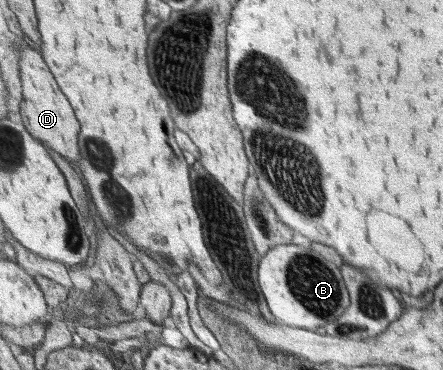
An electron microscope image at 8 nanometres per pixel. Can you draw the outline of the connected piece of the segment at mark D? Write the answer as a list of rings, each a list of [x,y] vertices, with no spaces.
[[[25,46],[25,50],[21,50],[21,58],[24,101],[21,103],[21,114],[17,114],[17,118],[25,120],[24,126],[27,131],[35,139],[40,140],[45,147],[63,154],[65,158],[69,158],[69,162],[81,164],[81,148],[79,148],[81,124],[79,124],[80,120],[76,116],[72,102],[62,88],[59,88],[55,75],[51,74],[47,61],[39,54],[39,50]]]

